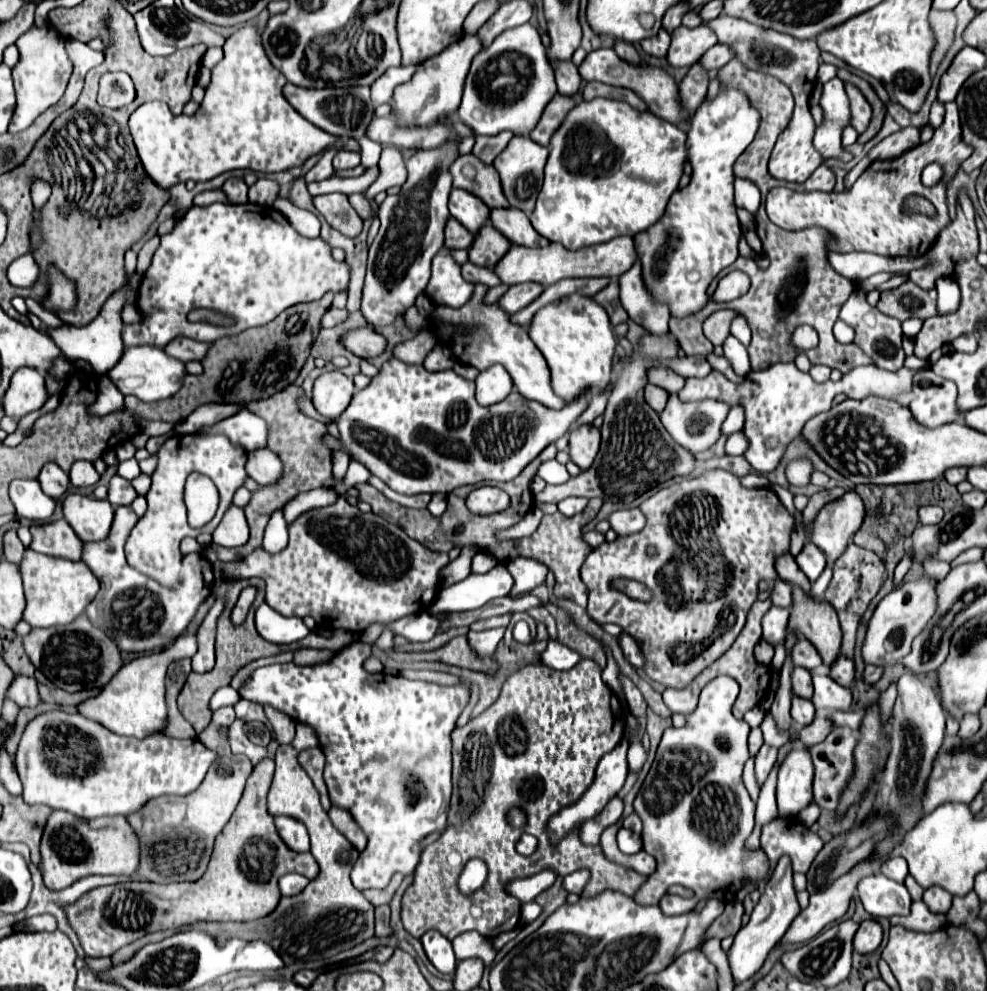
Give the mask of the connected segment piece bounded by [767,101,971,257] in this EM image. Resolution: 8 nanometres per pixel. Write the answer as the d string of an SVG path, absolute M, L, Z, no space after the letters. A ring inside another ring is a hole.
M945 103L945 121L941 127L935 129L935 135L929 143L913 147L911 151L903 153L893 161L875 161L845 193L825 193L825 191L805 191L797 193L785 187L775 187L767 195L767 215L769 219L787 231L799 231L813 225L827 229L833 235L831 249L839 253L849 251L867 251L867 253L881 253L881 255L923 255L935 243L939 231L951 223L947 215L945 203L945 185L955 175L961 161L971 155L971 147L961 139L961 123L959 123L959 109L953 103ZM927 163L943 165L943 179L935 187L925 187L921 183L921 171ZM919 195L925 197L935 207L935 215L919 215L919 213L905 213L903 203L907 197Z

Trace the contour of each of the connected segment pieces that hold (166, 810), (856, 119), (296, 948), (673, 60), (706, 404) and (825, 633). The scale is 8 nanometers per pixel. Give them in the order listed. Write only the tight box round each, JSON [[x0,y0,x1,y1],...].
[[127,707,253,883],[845,85,871,133],[267,723,375,965],[667,23,717,67],[659,395,729,453],[787,587,843,669]]

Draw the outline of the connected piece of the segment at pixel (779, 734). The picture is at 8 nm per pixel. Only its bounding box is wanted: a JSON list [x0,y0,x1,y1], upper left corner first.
[761,713,799,747]

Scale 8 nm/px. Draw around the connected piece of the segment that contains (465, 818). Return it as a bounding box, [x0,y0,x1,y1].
[401,659,625,939]

